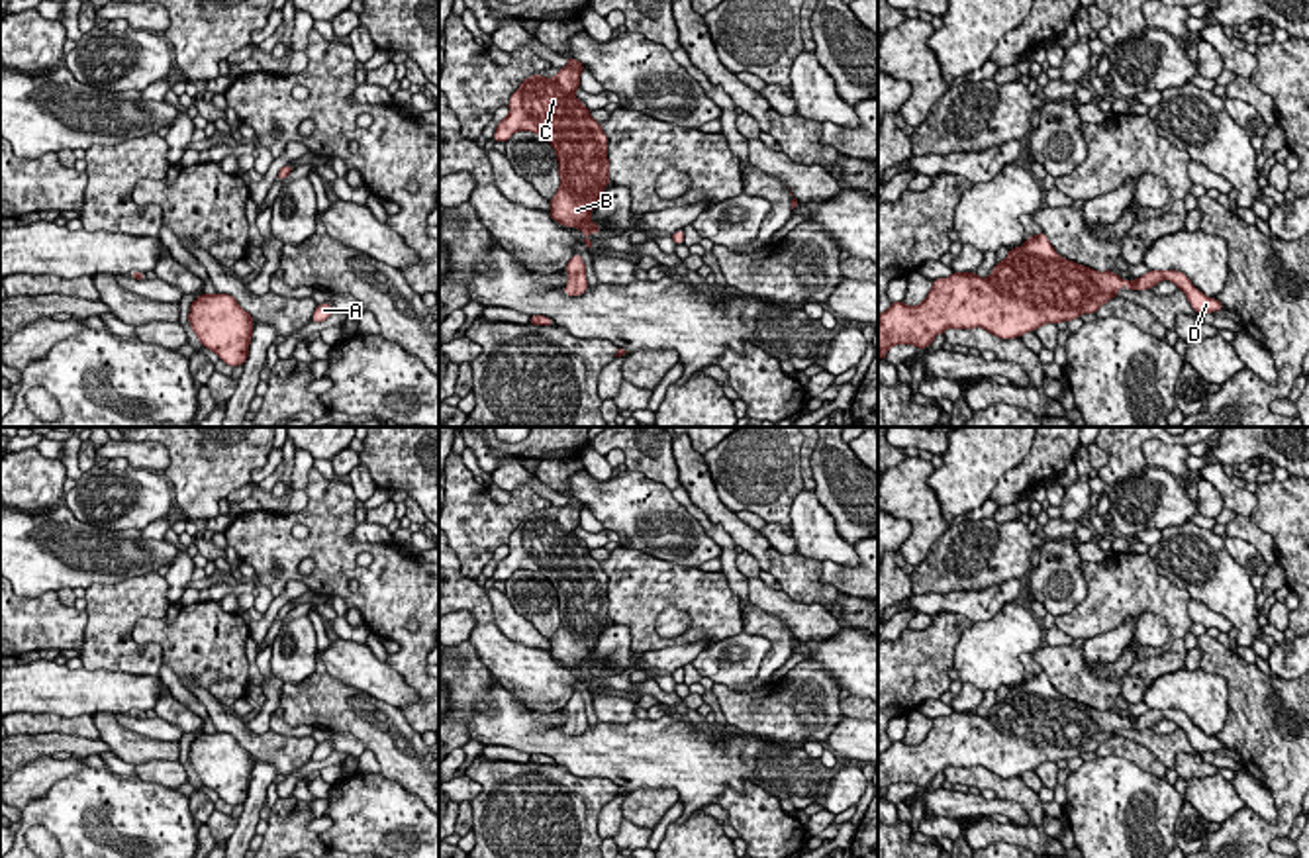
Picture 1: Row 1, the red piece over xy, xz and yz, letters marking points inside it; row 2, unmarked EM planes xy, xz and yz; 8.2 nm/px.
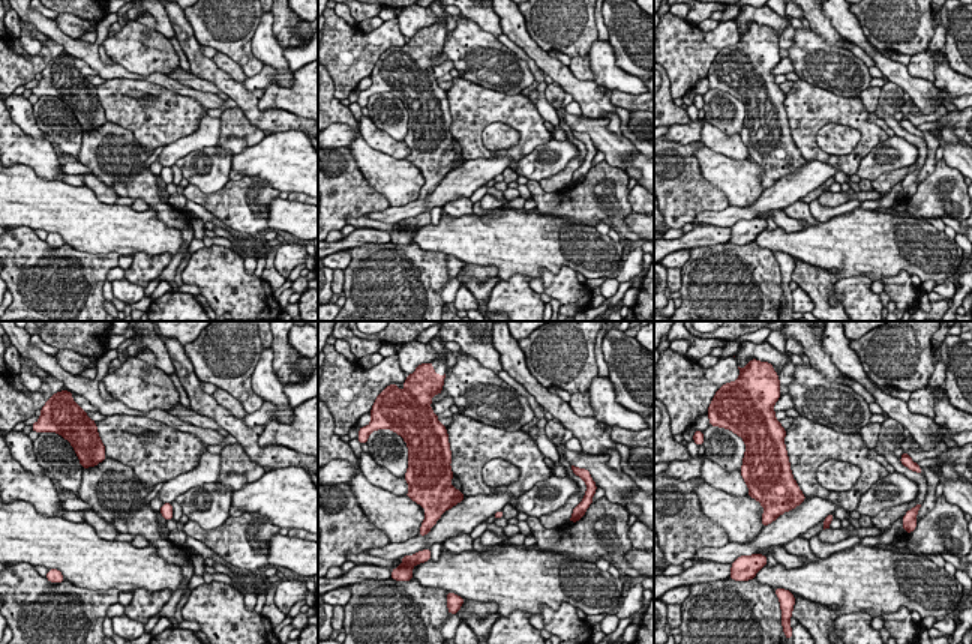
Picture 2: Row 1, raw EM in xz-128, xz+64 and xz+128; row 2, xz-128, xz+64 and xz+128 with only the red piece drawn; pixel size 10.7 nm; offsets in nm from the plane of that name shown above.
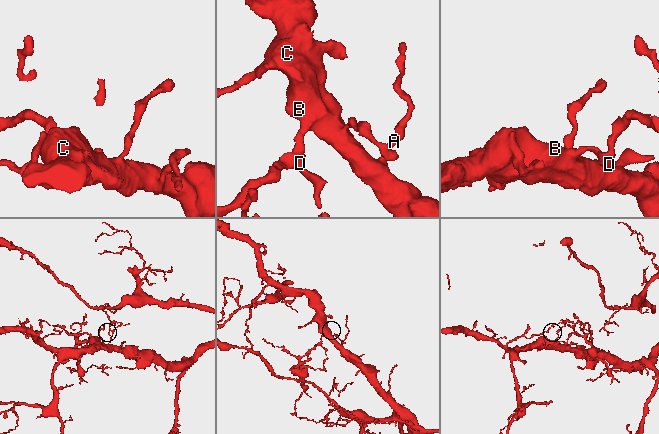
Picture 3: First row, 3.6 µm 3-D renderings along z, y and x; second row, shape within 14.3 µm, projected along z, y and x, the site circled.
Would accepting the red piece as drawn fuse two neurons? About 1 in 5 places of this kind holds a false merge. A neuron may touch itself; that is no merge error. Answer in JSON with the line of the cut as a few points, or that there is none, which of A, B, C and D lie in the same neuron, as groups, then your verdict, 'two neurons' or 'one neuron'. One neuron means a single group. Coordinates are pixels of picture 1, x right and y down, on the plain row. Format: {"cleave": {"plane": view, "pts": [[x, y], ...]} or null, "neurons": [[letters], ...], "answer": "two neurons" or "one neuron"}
{"cleave": null, "neurons": [["A", "B", "C", "D"]], "answer": "one neuron"}

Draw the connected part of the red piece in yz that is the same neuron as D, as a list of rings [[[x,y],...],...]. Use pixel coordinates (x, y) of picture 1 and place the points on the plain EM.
[[[1039,672],[1011,688],[986,719],[976,711],[952,711],[933,719],[919,744],[892,740],[878,754],[878,797],[886,797],[892,784],[927,787],[948,766],[982,766],[999,778],[1021,776],[1044,762],[1068,762],[1082,752],[1095,752],[1123,723],[1127,729],[1148,729],[1164,717],[1178,723],[1199,754],[1225,748],[1184,711],[1148,709],[1135,721],[1123,719],[1113,709],[1097,711],[1060,695],[1048,676]]]

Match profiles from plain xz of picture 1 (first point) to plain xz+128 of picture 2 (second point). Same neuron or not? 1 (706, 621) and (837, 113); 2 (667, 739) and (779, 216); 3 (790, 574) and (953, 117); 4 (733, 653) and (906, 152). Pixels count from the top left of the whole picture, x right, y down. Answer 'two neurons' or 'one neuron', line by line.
1: one neuron
2: two neurons
3: two neurons
4: one neuron

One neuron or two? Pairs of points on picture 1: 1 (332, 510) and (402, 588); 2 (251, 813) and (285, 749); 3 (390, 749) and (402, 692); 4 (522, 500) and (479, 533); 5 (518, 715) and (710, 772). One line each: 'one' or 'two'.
1: one
2: two
3: two
4: one
5: one

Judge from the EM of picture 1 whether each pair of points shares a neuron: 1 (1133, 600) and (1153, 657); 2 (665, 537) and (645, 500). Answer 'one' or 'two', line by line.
1: one
2: one

